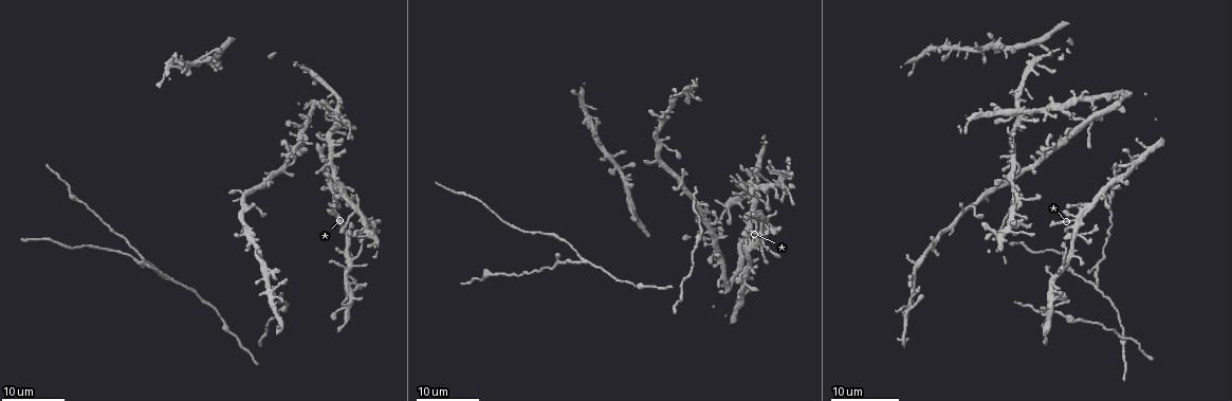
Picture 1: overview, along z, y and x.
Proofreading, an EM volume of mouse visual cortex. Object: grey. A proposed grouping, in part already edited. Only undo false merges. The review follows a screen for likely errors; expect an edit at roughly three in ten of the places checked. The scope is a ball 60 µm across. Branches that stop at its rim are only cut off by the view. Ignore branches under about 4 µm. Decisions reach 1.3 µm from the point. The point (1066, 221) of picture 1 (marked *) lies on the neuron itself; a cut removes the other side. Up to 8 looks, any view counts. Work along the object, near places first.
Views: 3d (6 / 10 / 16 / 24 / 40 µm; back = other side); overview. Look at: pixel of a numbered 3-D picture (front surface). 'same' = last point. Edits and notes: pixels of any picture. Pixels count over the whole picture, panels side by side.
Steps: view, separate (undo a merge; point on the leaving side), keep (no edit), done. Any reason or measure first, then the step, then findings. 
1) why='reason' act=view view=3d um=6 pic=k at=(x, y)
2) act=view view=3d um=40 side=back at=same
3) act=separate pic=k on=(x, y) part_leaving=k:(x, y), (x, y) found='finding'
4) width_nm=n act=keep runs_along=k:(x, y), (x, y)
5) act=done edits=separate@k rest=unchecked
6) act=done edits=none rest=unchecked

why='branch point' act=view view=3d um=16 pic=1 at=(355, 212)

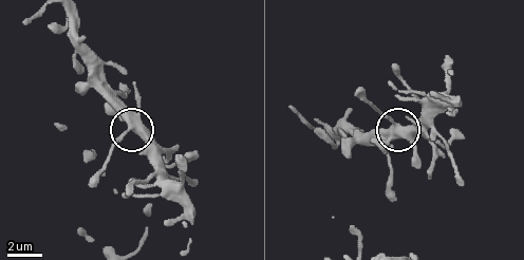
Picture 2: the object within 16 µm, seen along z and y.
why='closer look' act=view view=3d um=6 pic=2 at=(399, 129)

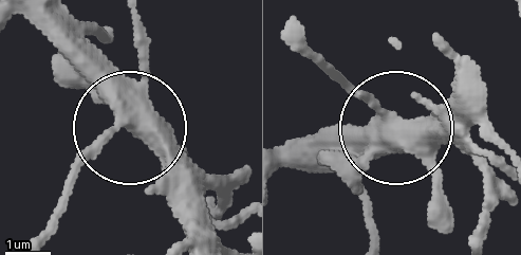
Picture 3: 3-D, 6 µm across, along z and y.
act=keep found='one neuron here'

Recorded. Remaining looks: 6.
why='four or more arms meet' act=view view=3d um=16 pic=1 at=(1079, 236)

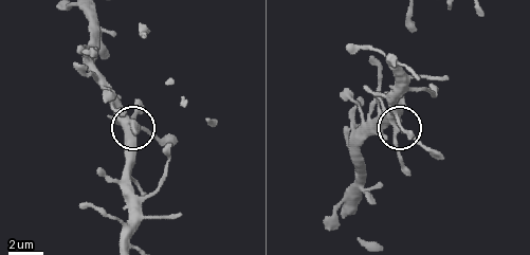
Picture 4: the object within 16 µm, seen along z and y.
why='closer look' act=view view=3d um=10 pic=4 at=(393, 124)

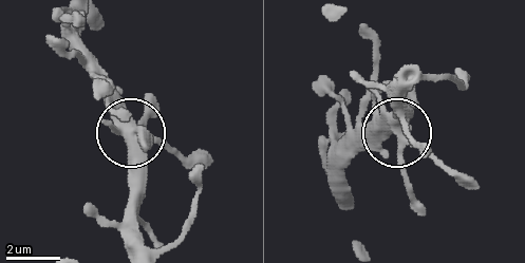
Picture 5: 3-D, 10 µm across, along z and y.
arms=5 act=keep found='all the same neuron'

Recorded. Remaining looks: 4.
why='arms part here' act=view view=3d um=24 pic=1 at=(168, 276)

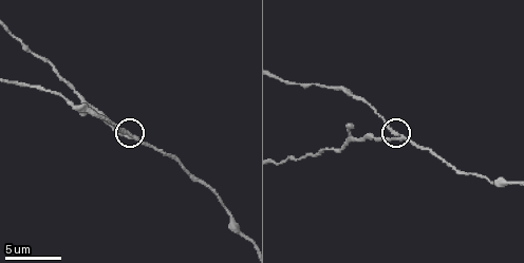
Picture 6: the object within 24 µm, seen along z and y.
why='zoom in' act=view view=3d um=10 pic=6 at=(128, 133)

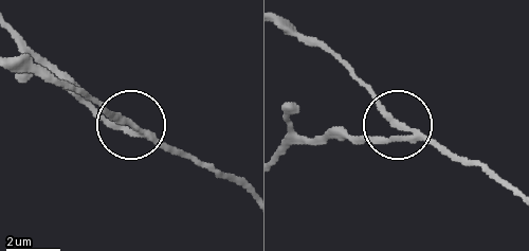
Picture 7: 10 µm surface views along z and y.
arms=3 act=keep found='continuous, no second neuron'

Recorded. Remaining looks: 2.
act=view view=3d um=24 pic=1 at=(287, 305)

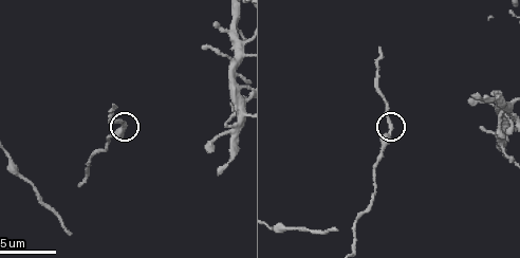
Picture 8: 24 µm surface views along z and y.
why='zoom in' act=view view=3d um=6 pic=8 at=(123, 126)

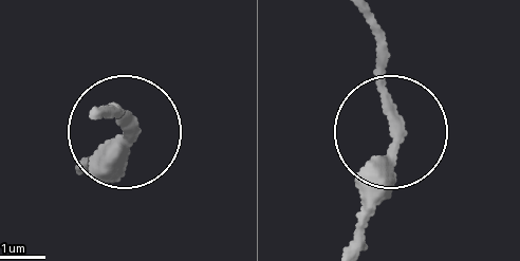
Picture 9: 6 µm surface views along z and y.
act=keep found='continuous, no second neuron'

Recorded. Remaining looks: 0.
act=done edits=none rest=unchecked

